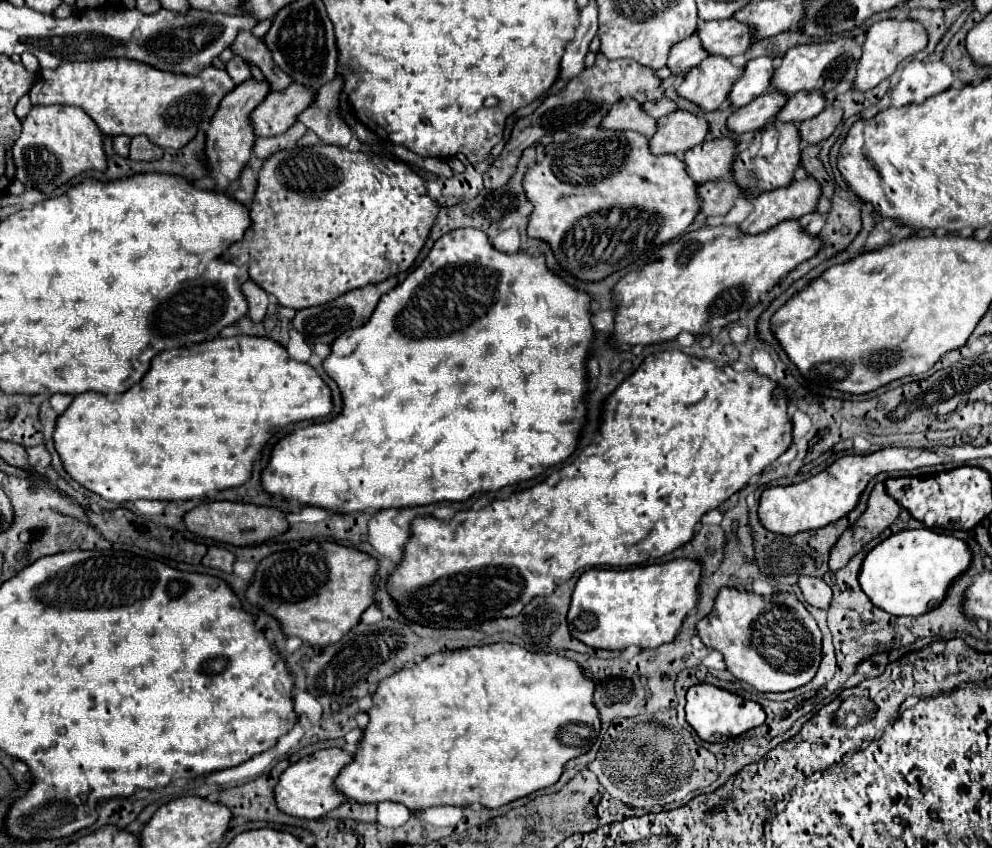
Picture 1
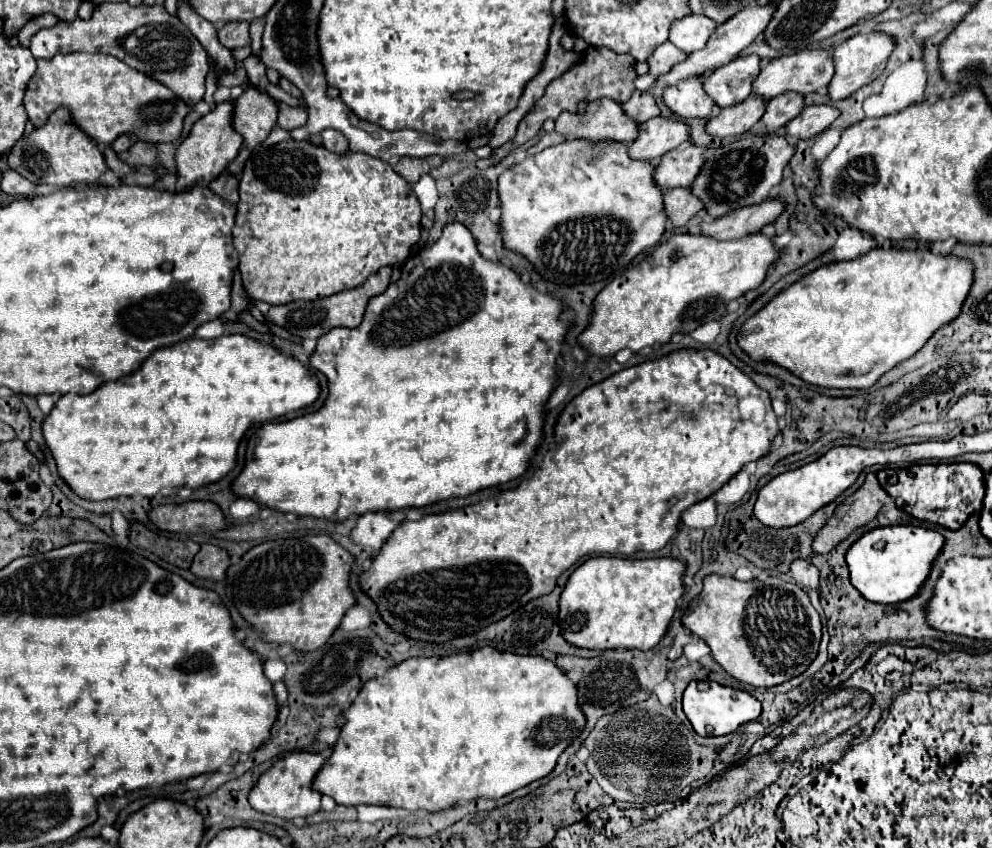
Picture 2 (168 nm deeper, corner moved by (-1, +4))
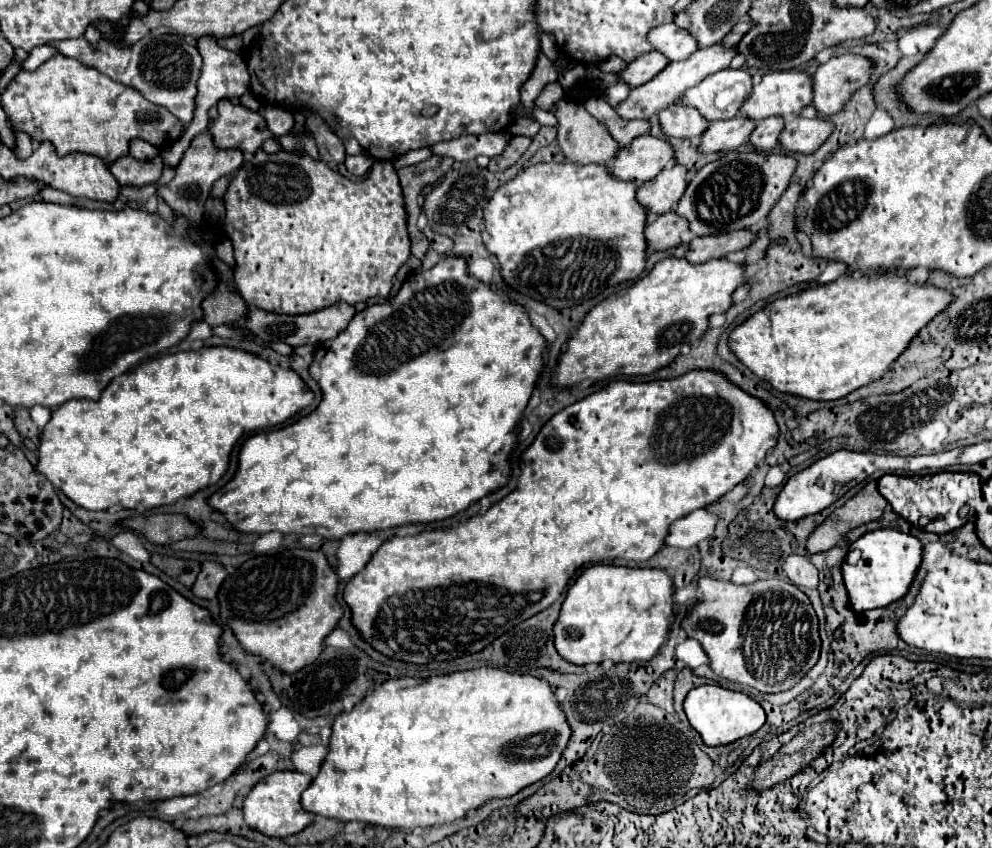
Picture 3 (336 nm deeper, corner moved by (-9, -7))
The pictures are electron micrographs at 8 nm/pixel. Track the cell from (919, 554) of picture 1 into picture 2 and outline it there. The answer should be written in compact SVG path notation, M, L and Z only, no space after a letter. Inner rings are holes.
M914 525L876 527L864 533L846 551L846 563L850 569L850 581L860 595L872 603L900 603L914 597L926 581L932 561L940 553L944 537L938 531L930 531Z

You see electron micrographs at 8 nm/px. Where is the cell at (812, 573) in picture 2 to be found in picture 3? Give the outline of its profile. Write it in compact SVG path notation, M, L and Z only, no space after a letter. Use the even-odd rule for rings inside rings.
M788 556L784 562L784 574L798 588L816 588L818 586L818 570L804 556Z

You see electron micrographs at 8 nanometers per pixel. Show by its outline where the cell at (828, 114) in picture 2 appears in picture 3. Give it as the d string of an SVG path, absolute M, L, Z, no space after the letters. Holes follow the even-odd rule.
M788 118L786 128L780 134L780 144L788 152L802 152L802 154L812 154L816 152L832 134L834 124L826 118Z

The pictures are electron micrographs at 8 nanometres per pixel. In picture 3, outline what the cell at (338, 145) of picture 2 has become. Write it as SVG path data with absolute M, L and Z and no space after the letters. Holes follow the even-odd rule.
M360 152L360 154L356 154L356 156L346 156L344 166L346 166L348 174L352 174L352 176L364 176L364 174L370 170L372 162L374 162L374 160L372 160L370 156L366 156L364 152Z

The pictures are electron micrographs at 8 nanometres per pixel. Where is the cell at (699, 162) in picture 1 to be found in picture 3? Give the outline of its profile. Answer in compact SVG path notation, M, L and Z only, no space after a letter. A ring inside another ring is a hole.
M674 164L666 166L654 180L642 184L638 188L638 202L654 214L662 214L674 210L682 192L686 192L686 184L690 182L690 174L686 166Z

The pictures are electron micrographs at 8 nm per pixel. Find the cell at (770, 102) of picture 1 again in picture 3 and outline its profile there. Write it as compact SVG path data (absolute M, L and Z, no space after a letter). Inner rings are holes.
M736 116L732 120L710 122L708 130L702 134L700 152L730 152L748 142L754 128L754 120L746 116Z

